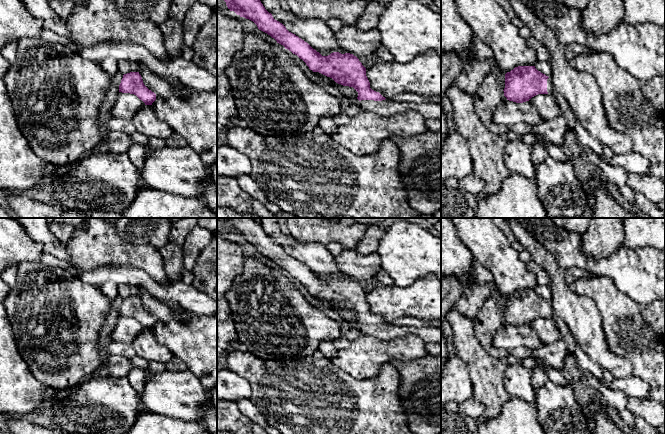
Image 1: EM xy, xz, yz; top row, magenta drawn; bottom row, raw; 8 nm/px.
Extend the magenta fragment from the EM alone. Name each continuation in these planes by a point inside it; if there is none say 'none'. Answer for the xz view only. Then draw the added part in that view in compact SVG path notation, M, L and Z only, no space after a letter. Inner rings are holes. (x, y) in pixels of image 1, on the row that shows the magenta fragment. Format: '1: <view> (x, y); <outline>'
1: xz (406, 102); M403 93L398 98L382 101L361 100L359 101L359 107L385 117L391 117L397 113L415 111L419 112L425 119L441 121L440 104L423 100L420 96L412 93Z

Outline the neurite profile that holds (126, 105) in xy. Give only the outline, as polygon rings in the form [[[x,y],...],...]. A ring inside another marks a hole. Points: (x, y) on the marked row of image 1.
[[[119,92],[111,108],[111,115],[115,118],[131,119],[145,103],[136,95]]]

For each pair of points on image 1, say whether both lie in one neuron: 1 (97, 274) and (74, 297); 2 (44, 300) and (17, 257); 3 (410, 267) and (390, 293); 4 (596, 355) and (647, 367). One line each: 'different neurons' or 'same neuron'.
1: different neurons
2: different neurons
3: different neurons
4: different neurons

